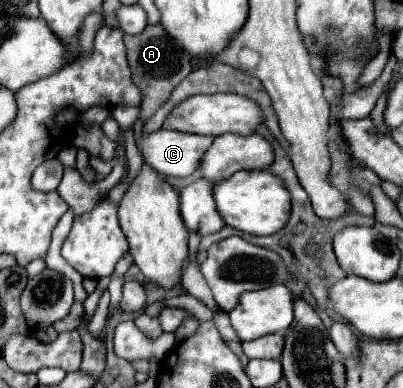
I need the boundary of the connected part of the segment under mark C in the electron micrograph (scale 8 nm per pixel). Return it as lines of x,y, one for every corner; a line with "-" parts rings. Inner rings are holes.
159,129
137,139
143,161
163,177
189,177
199,167
199,159
209,149
213,137

